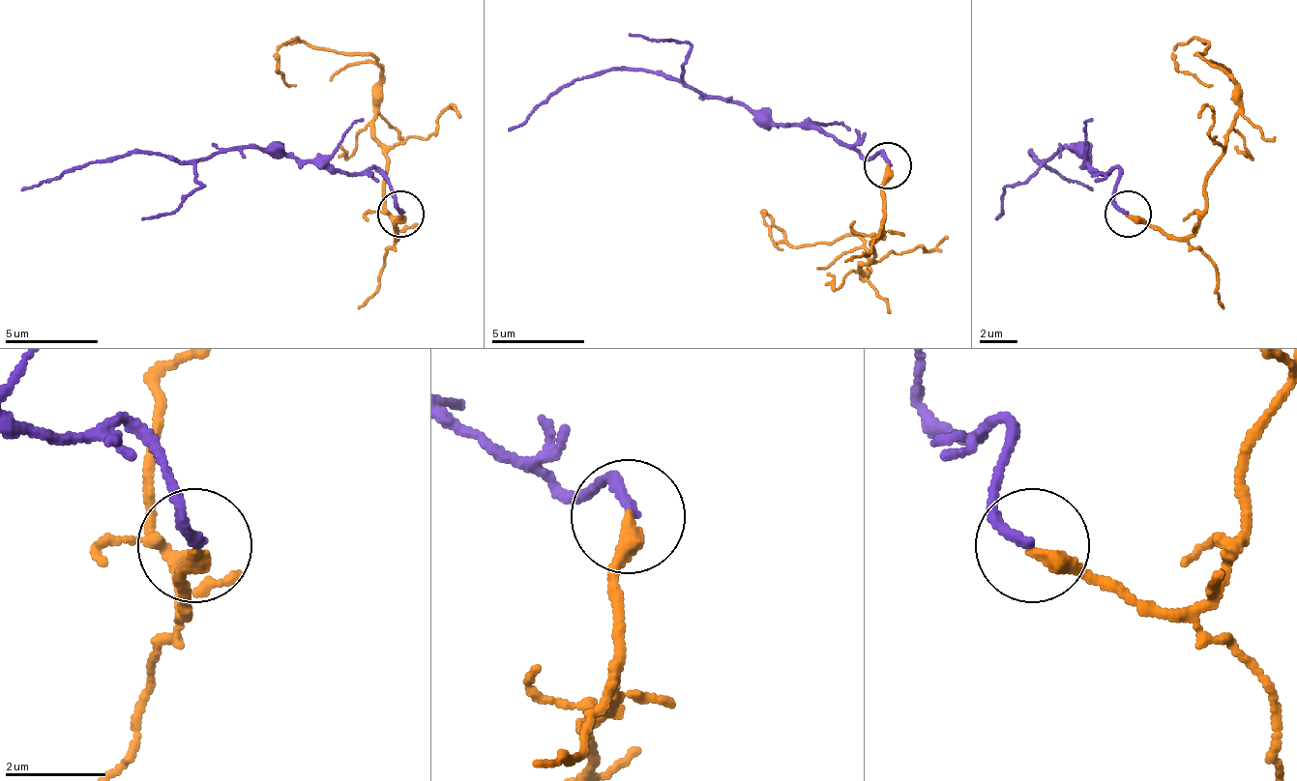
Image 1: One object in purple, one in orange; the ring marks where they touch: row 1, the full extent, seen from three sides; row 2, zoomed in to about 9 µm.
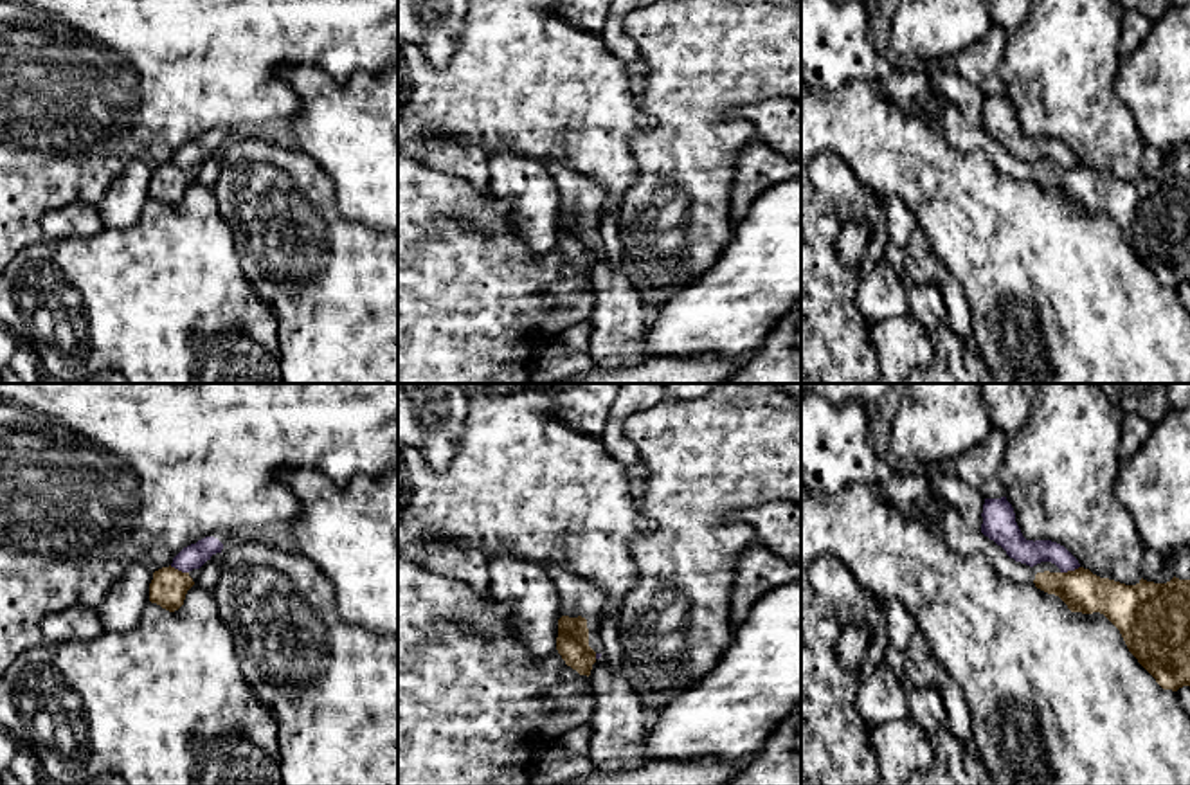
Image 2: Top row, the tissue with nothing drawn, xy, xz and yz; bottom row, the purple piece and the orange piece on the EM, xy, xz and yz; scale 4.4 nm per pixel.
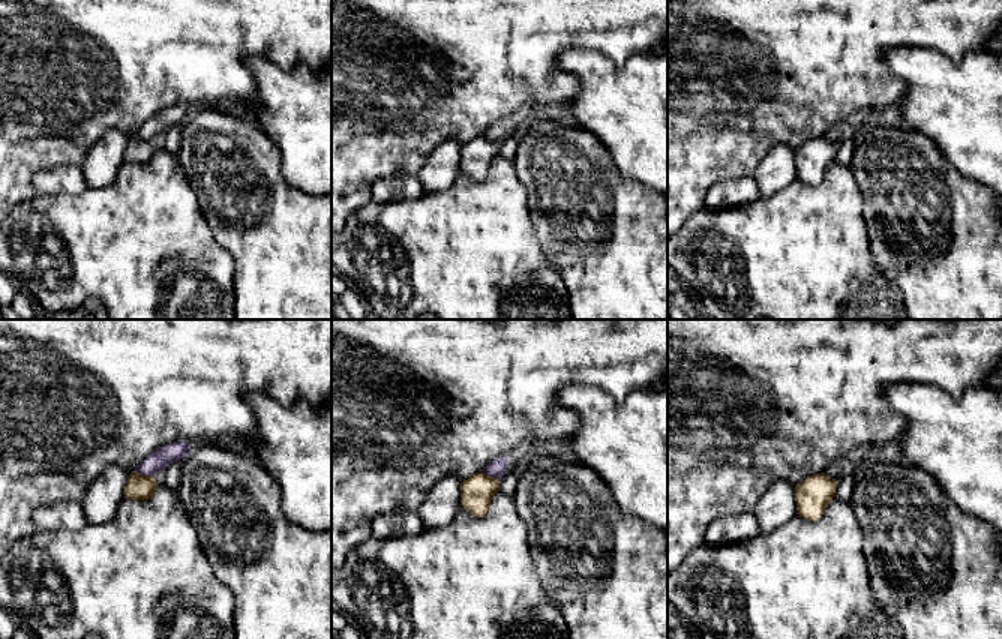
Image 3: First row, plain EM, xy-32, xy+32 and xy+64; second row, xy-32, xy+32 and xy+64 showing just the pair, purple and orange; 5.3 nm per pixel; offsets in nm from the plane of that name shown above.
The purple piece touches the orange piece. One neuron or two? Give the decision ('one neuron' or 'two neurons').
two neurons

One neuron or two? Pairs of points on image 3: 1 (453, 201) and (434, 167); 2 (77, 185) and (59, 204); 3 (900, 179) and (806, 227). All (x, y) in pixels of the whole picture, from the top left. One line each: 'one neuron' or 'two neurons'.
1: two neurons
2: two neurons
3: two neurons

